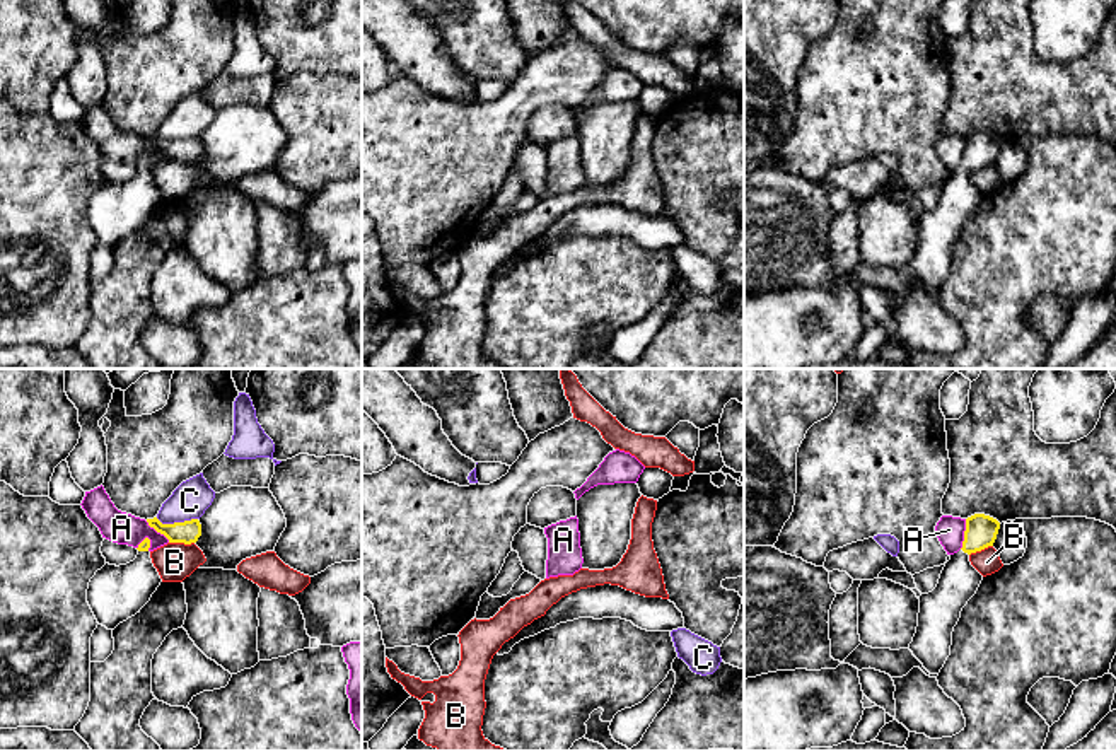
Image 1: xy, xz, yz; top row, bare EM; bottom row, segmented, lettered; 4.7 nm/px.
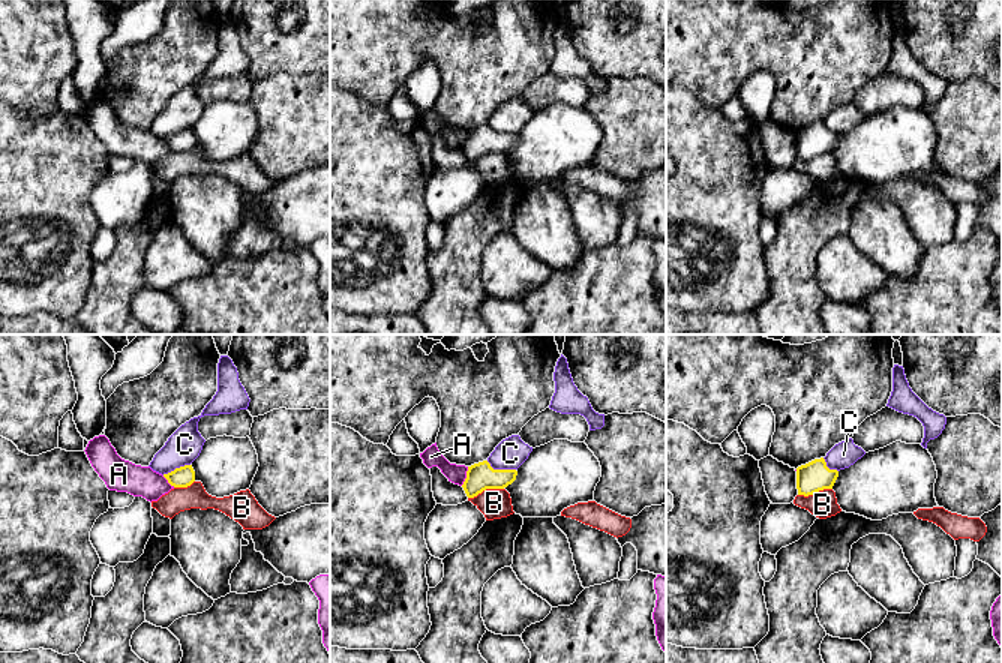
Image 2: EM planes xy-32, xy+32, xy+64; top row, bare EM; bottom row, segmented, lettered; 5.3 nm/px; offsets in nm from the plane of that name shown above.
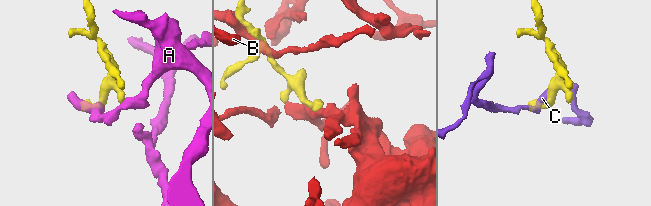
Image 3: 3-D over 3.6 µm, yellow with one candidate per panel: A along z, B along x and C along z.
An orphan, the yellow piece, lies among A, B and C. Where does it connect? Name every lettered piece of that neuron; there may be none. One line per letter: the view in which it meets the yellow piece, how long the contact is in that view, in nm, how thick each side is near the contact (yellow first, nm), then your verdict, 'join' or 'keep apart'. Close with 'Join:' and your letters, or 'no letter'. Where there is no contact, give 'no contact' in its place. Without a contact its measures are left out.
A: yz | 150 nm | 150/130 nm | keep apart
B: xy | 120 nm | 110/180 nm | keep apart
C: xy | 200 nm | 110/170 nm | keep apart
Join: no letter

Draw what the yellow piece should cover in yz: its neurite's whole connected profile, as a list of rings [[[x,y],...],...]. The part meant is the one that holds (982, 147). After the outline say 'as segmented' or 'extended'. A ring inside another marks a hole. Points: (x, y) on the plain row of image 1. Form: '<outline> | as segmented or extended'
[[[990,133],[968,135],[962,166],[950,172],[937,205],[920,213],[918,244],[908,266],[930,292],[939,292],[950,273],[954,244],[983,198],[969,172],[993,164],[998,147],[1000,140]]] | extended

